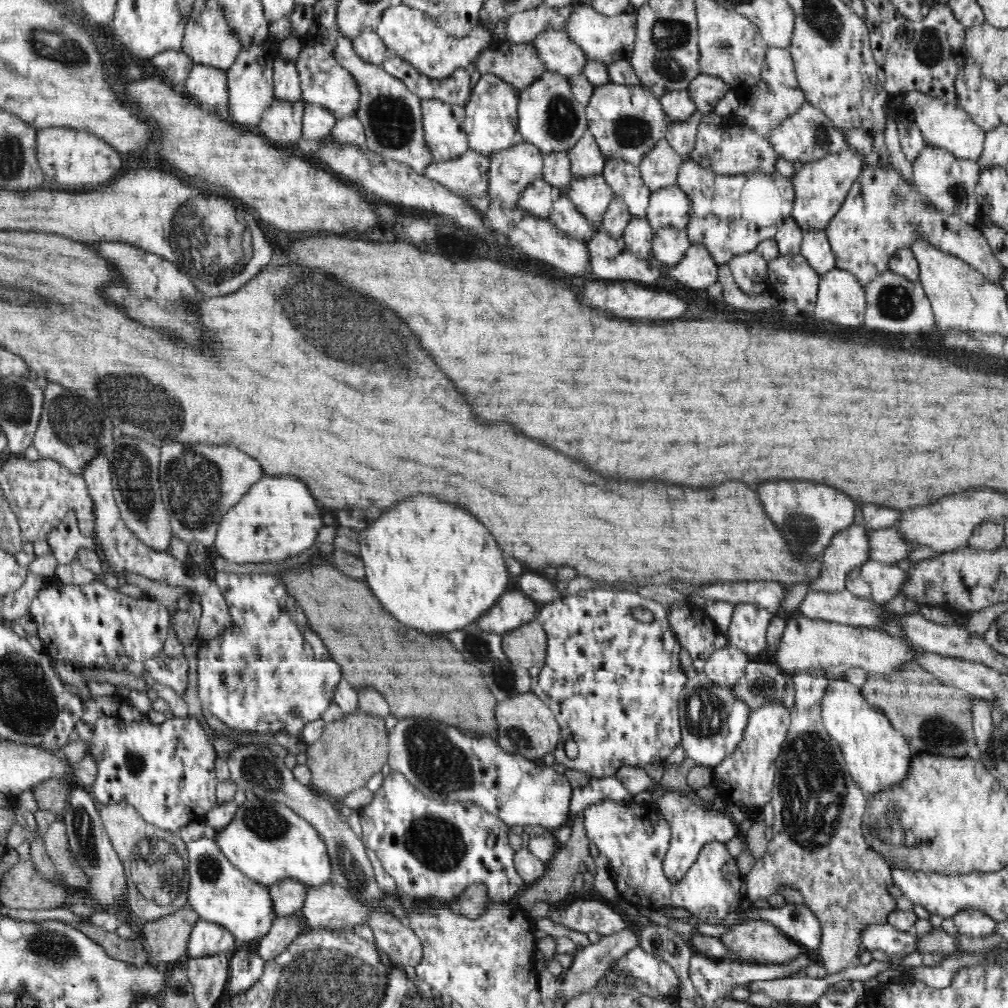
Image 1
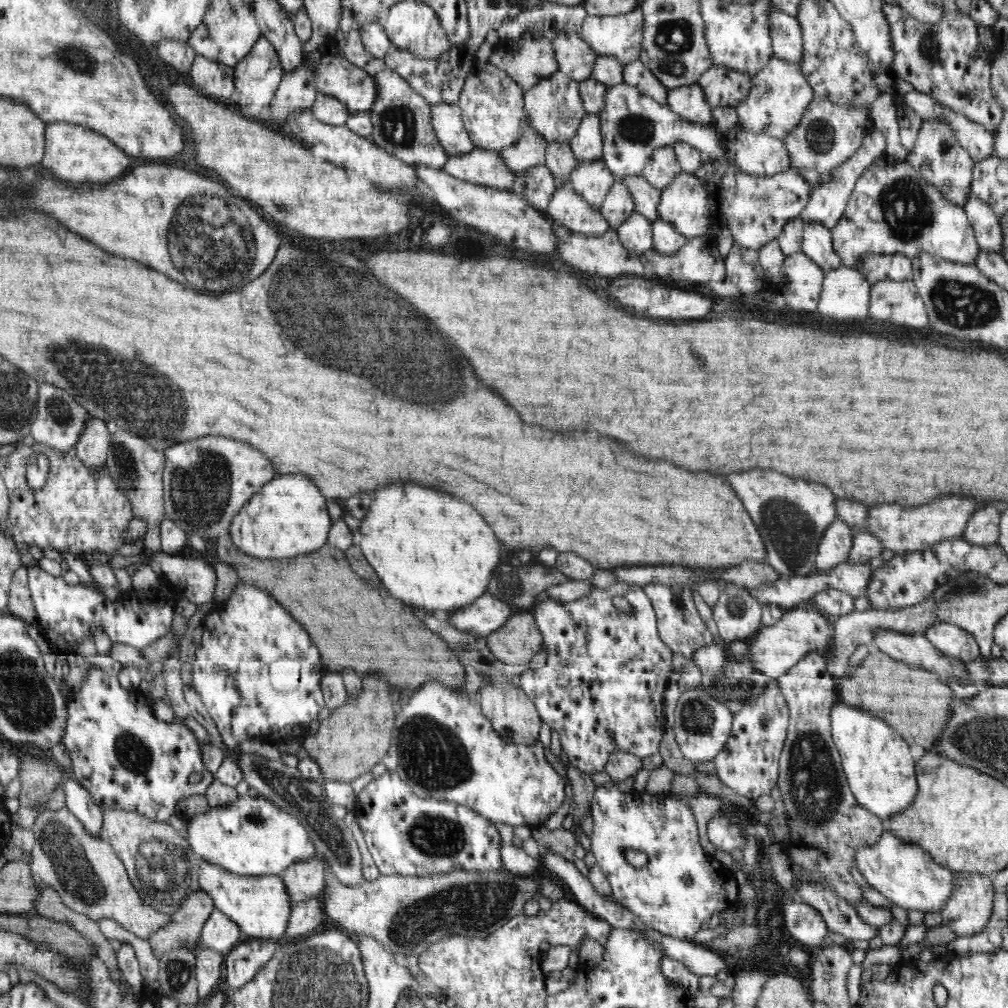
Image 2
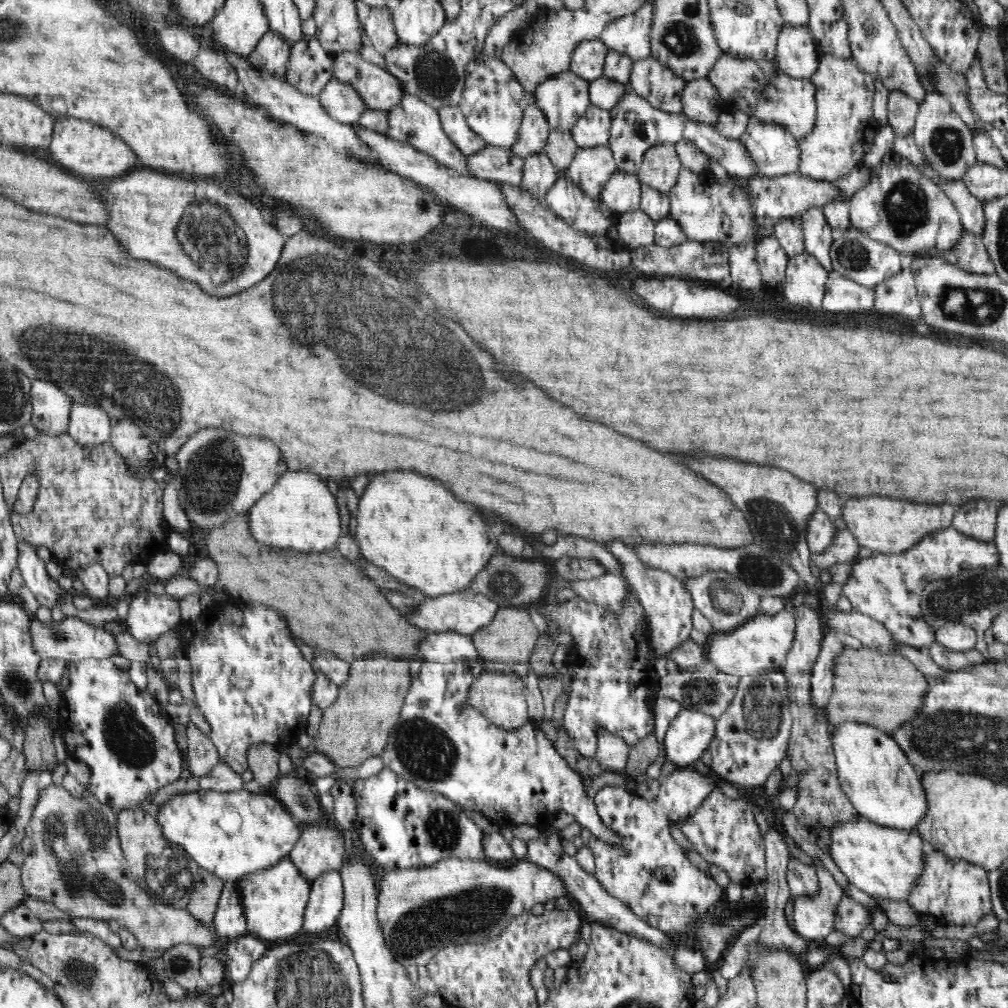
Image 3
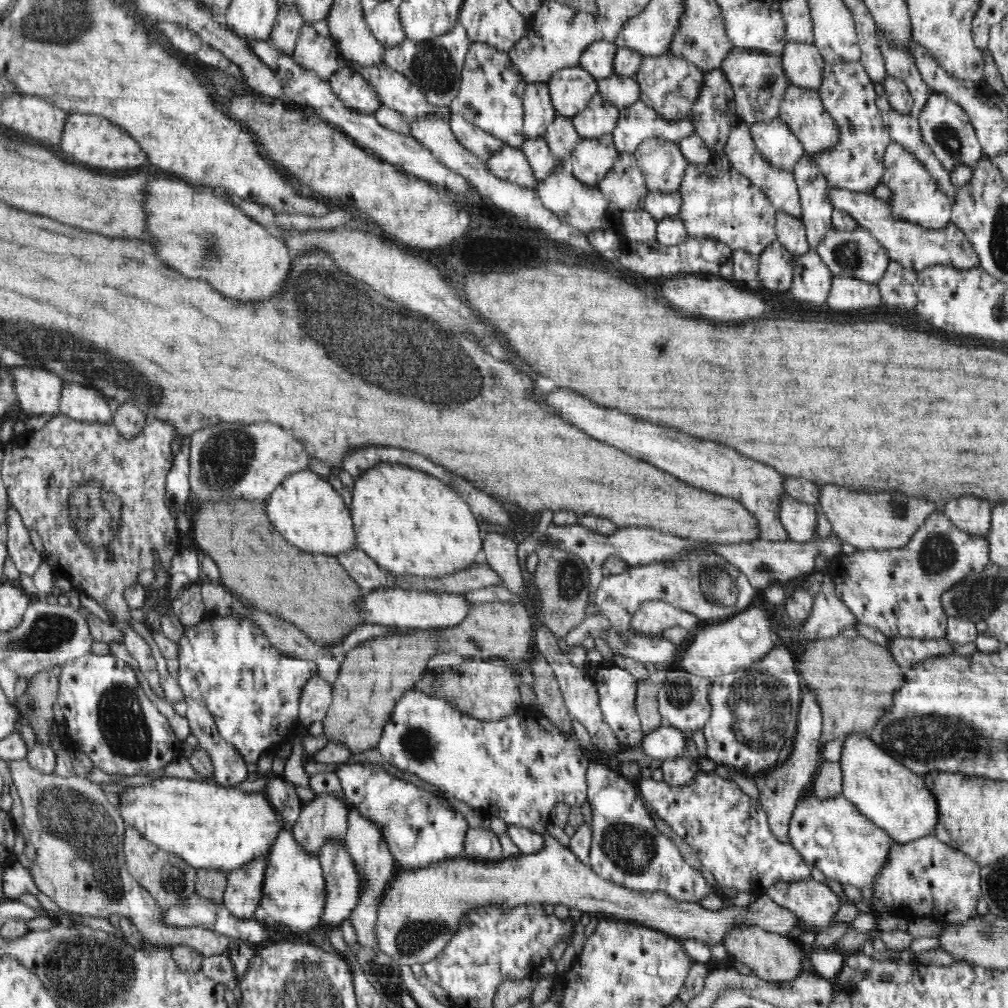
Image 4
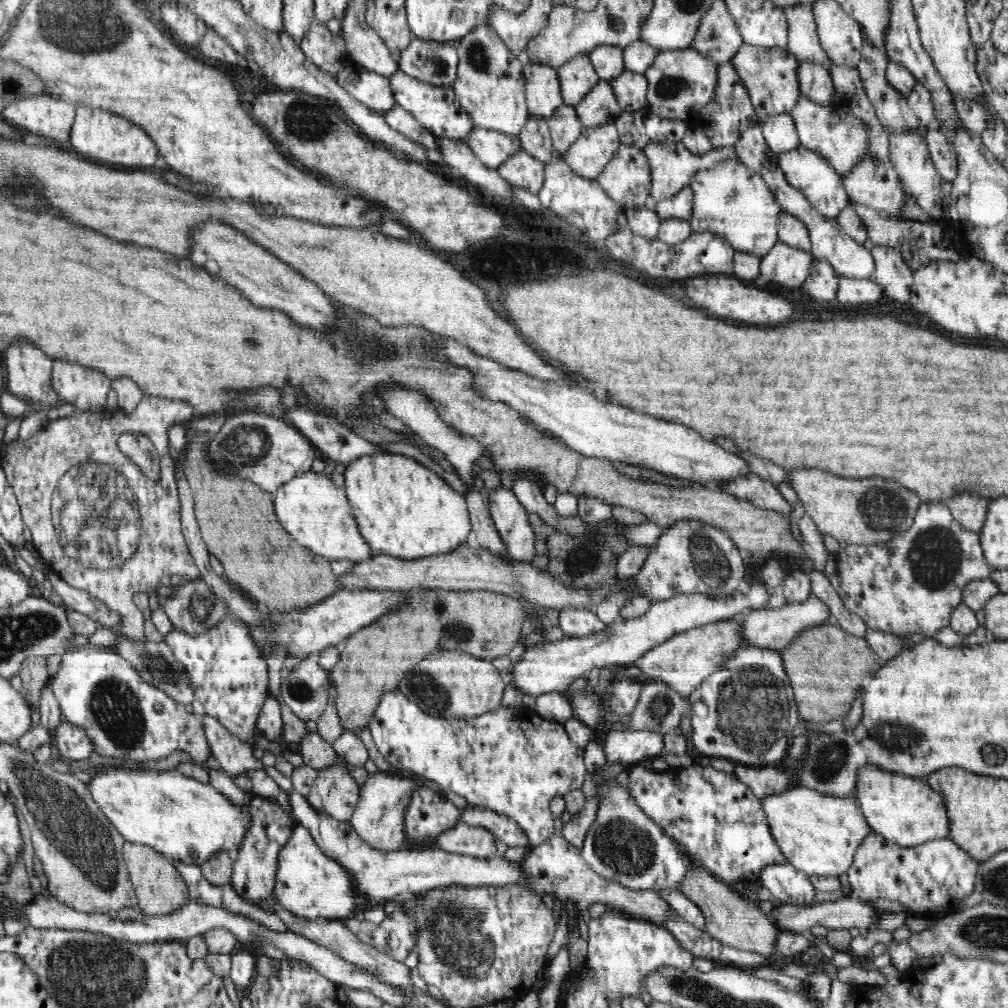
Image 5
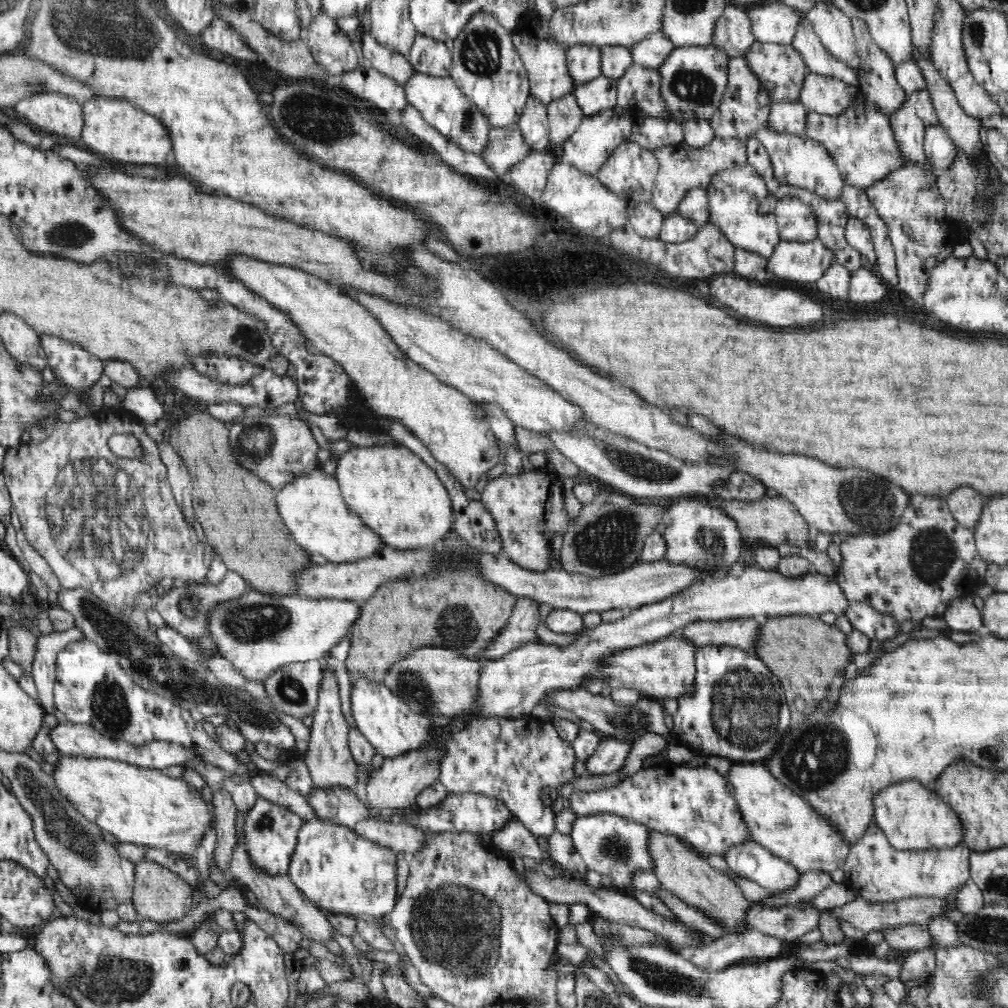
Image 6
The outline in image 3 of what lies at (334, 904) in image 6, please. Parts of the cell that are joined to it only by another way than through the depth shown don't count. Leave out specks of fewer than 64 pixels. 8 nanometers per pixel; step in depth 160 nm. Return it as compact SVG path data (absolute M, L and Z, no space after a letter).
M289 857L270 869L260 870L238 880L236 893L245 915L248 933L254 932L263 940L273 941L302 932L311 886L302 879Z

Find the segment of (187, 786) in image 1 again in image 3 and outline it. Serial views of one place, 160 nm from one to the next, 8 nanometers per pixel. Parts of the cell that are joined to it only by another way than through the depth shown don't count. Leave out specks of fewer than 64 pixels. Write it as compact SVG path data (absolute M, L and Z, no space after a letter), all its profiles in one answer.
M83 659L71 662L66 668L69 684L60 692L58 730L66 743L67 752L72 752L78 760L90 766L90 792L96 800L110 805L115 812L136 808L142 800L150 800L152 792L180 778L184 761L174 739L176 732L173 723L147 689L138 689L128 671L120 669L110 659Z

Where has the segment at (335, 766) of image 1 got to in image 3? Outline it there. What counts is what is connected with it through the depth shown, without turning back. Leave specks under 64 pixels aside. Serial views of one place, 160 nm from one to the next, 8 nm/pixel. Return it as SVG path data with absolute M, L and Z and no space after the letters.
M371 654L359 661L352 661L349 664L346 682L338 687L337 699L334 704L323 710L322 721L314 742L316 752L324 753L324 756L336 765L336 769L360 766L370 756L381 756L387 745L390 729L398 722L412 682L409 663L386 654Z

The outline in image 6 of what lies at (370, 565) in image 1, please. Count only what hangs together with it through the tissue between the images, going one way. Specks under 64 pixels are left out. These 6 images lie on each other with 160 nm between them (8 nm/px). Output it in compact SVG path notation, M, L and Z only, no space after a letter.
M402 445L356 447L344 452L337 460L335 479L348 509L380 537L384 546L398 550L434 548L454 529L455 504L452 504L450 491L430 466Z

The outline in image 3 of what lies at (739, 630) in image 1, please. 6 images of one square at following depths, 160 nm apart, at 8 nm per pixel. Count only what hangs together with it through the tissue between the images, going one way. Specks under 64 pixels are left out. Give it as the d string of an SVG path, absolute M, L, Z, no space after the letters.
M706 571L699 577L686 579L683 586L688 589L695 608L711 622L713 632L732 632L744 626L761 606L761 596L752 592L744 581L726 571Z

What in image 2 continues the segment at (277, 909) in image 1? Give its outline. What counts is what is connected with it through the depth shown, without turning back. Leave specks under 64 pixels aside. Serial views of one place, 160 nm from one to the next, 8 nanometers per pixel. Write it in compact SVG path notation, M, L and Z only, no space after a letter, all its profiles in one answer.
M319 856L316 861L292 865L281 874L290 906L295 907L320 895L324 889L326 866L325 860Z

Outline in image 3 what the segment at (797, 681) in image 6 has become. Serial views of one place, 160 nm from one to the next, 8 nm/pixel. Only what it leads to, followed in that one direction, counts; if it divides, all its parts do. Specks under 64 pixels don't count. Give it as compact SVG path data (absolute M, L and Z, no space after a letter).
M864 646L845 649L835 659L832 699L824 706L833 730L844 718L856 718L856 722L872 722L872 726L892 732L900 722L920 714L918 710L924 706L924 694L928 694L926 688L930 688L930 683L912 661L899 653L882 653Z

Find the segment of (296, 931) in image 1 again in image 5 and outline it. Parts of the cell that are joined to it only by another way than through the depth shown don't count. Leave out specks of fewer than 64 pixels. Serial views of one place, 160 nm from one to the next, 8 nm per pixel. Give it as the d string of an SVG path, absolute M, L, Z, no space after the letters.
M288 791L291 810L298 824L310 831L320 850L338 862L353 878L357 892L372 903L394 900L412 900L418 891L449 890L452 886L502 886L518 878L518 870L512 861L505 858L473 858L449 853L439 849L412 849L402 847L396 852L377 852L360 840L353 832L352 823L337 821L309 808L308 799L296 791Z

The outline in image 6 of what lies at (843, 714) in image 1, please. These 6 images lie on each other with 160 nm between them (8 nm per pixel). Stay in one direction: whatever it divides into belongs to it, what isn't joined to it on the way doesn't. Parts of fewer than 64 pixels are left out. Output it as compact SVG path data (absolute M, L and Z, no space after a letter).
M908 779L884 787L873 796L873 821L897 850L922 851L961 845L961 826L954 809L930 787Z

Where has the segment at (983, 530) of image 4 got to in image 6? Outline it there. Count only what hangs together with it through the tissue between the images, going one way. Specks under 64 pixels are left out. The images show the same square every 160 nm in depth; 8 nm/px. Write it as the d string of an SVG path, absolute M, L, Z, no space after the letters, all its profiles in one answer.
M972 488L954 490L948 496L948 509L958 523L974 529L982 514L982 496Z

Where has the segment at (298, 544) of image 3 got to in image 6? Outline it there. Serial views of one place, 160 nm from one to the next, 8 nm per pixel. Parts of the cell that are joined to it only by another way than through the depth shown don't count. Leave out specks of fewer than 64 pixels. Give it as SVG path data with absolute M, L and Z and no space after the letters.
M316 468L308 475L295 478L275 492L277 510L294 540L318 561L349 563L370 558L382 544L380 537L364 521L348 509L339 482L332 475Z

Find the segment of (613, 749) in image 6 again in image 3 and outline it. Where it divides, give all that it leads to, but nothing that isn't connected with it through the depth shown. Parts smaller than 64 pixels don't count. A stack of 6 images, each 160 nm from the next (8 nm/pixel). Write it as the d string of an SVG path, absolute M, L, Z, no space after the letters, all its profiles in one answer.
M681 708L664 736L666 760L680 767L691 766L710 748L715 728L711 716L695 708Z

